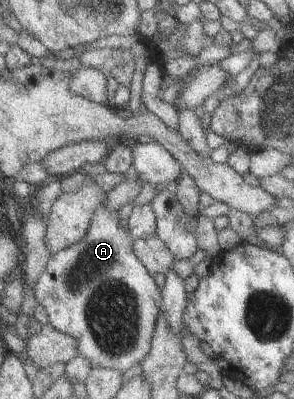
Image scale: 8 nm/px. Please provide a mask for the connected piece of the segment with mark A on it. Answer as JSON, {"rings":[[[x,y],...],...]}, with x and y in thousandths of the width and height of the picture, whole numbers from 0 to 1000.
{"rings":[[[340,509],[340,519],[306,544],[279,599],[170,639],[109,724],[122,759],[156,779],[170,820],[259,850],[259,890],[293,900],[313,922],[388,925],[418,937],[449,915],[476,910],[503,885],[544,784],[548,739],[520,692],[463,649],[449,624],[452,602],[432,574],[415,574],[401,559],[395,534],[401,529],[374,529],[374,519]]]}

